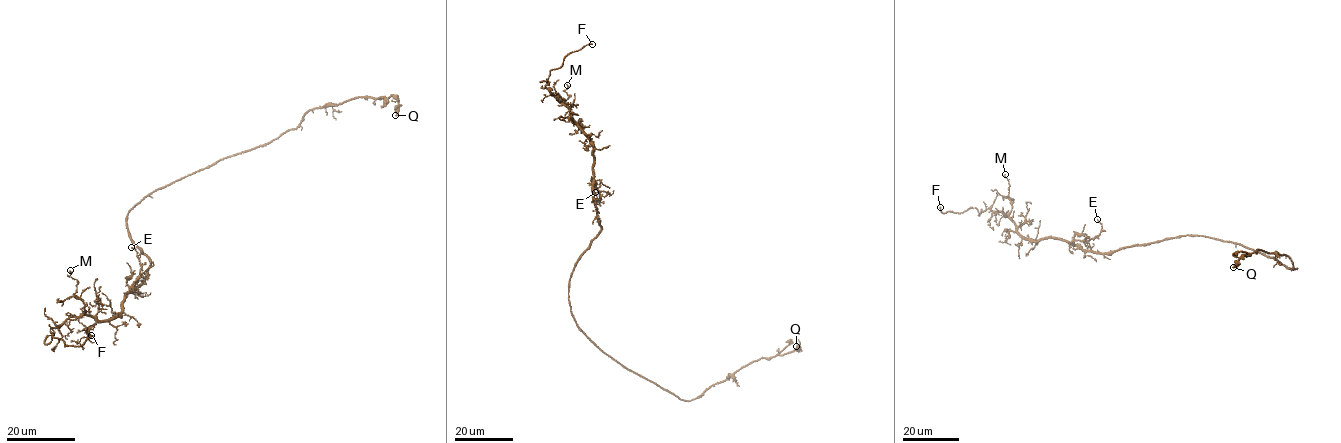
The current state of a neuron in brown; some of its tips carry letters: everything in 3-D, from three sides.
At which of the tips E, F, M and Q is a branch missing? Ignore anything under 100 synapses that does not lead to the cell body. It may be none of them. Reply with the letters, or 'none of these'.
F

